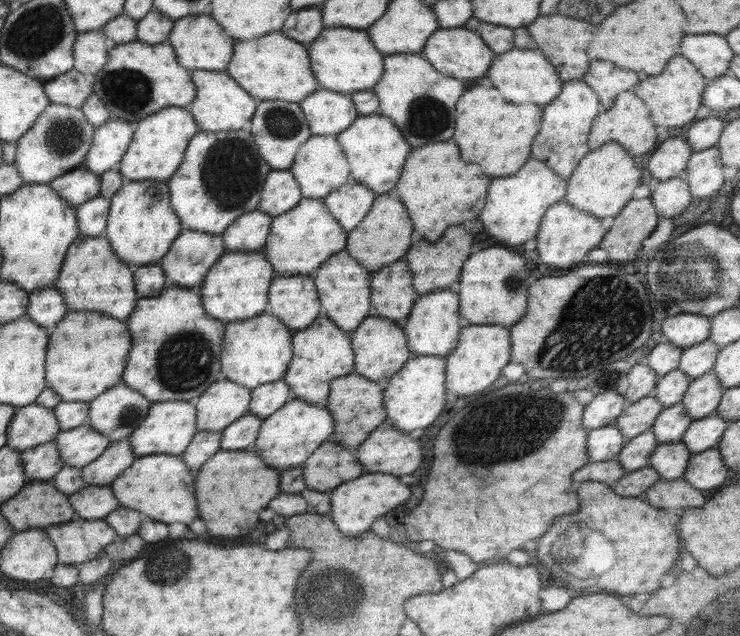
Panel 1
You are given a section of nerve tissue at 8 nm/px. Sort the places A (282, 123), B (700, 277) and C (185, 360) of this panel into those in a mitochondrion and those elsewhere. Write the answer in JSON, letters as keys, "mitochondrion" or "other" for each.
{"A":"mitochondrion","B":"mitochondrion","C":"mitochondrion"}

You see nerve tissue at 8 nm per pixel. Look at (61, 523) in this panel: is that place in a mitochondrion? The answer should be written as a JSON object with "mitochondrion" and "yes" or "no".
{"mitochondrion":"no"}

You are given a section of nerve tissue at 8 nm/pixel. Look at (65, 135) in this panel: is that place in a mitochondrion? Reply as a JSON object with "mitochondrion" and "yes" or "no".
{"mitochondrion":"yes"}

